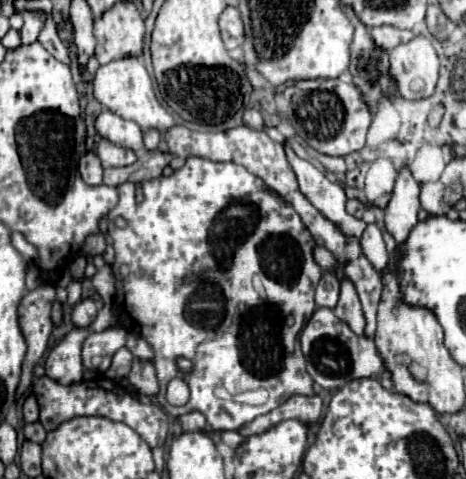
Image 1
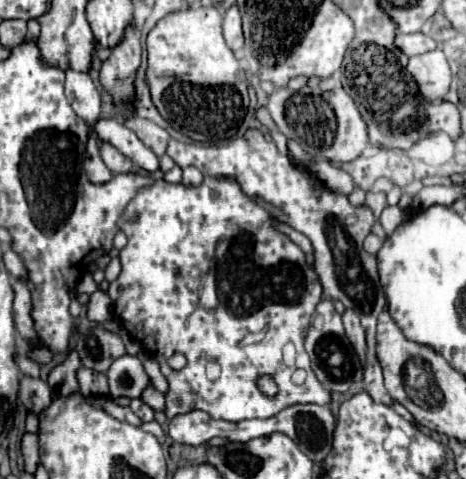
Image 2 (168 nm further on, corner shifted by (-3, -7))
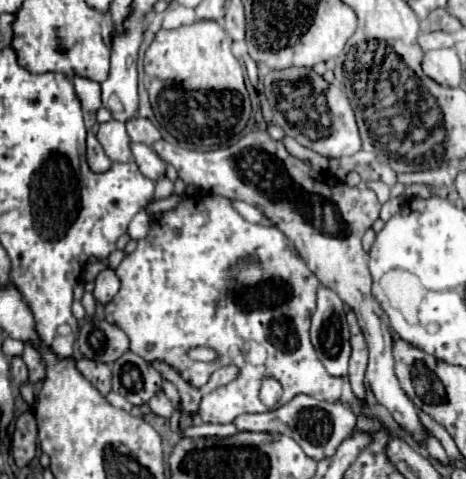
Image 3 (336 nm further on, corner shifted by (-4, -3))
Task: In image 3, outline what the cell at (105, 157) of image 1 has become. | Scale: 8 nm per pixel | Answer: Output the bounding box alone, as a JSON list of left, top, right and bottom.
[96,120,132,162]

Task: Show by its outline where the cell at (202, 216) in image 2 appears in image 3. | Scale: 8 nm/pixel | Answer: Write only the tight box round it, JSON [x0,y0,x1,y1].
[104,196,344,424]

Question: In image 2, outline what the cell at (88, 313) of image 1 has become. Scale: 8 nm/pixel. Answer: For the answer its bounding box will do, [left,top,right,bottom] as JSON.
[87,290,113,324]

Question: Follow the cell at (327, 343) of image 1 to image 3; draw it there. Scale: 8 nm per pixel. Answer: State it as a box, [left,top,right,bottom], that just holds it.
[310,288,350,376]

